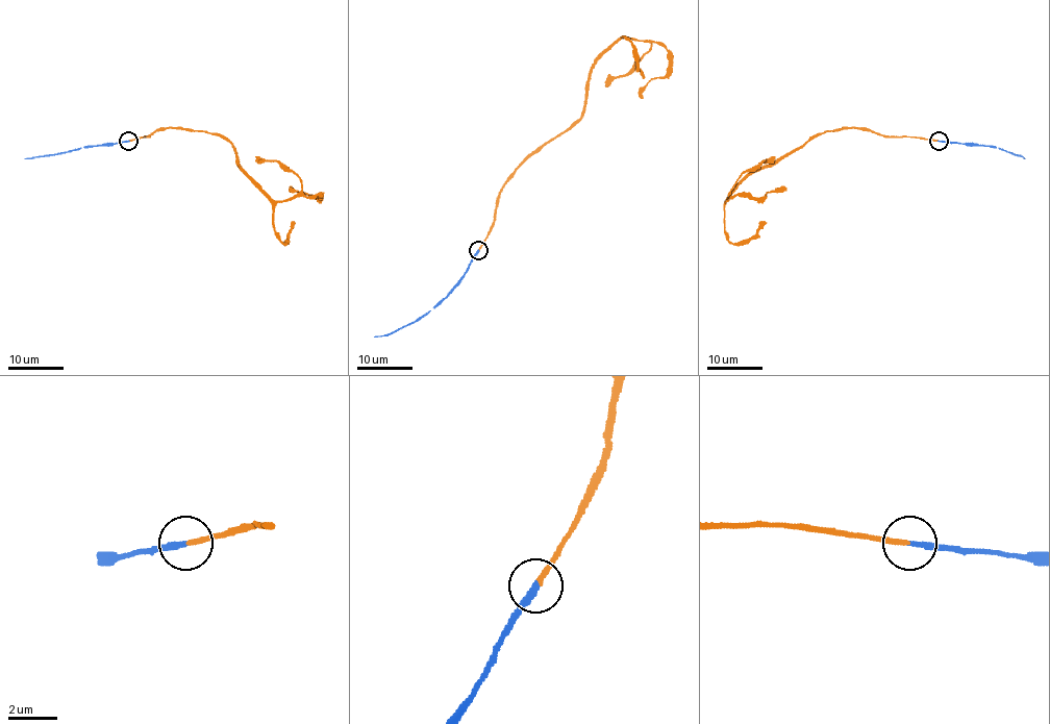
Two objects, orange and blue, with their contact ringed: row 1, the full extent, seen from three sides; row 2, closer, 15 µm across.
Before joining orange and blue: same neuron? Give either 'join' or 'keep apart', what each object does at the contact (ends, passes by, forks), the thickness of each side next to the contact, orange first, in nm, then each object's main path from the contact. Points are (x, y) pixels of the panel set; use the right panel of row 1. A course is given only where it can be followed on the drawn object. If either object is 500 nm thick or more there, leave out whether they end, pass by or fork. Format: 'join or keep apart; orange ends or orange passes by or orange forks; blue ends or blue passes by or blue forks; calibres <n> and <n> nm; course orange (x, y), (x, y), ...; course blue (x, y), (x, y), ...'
join; orange ends; blue ends; calibres 200 and 240 nm; course orange (939, 140), (843, 128), (816, 133), (802, 146), (755, 168), (726, 201), (729, 195), (759, 198), (785, 186); course blue (939, 140), (999, 148), (1024, 158)

